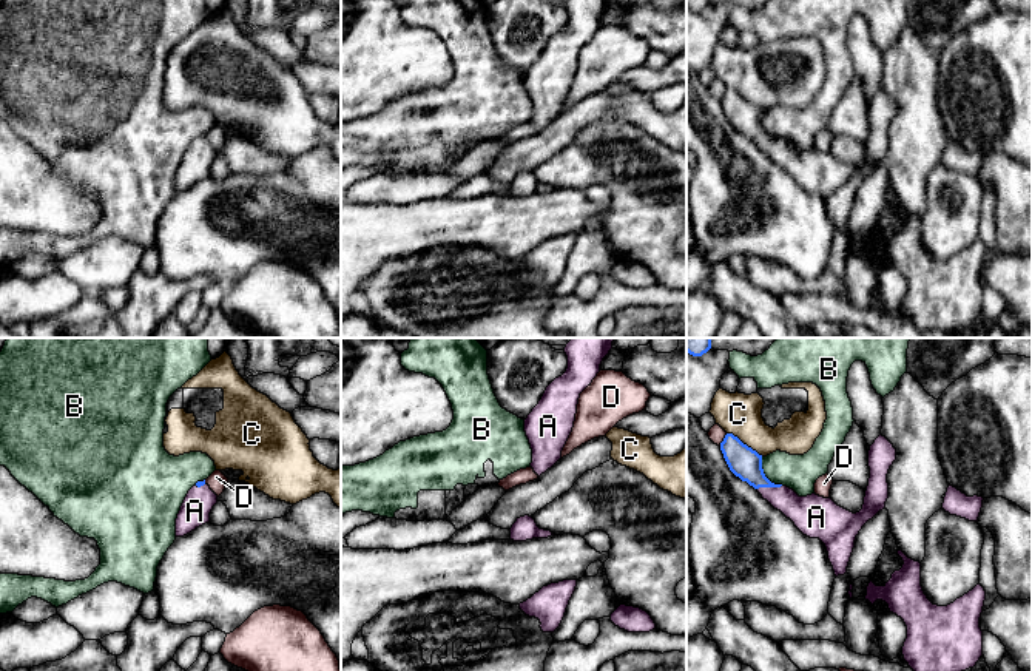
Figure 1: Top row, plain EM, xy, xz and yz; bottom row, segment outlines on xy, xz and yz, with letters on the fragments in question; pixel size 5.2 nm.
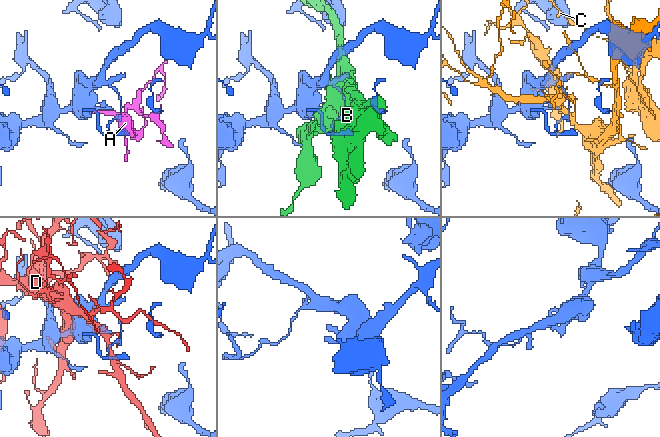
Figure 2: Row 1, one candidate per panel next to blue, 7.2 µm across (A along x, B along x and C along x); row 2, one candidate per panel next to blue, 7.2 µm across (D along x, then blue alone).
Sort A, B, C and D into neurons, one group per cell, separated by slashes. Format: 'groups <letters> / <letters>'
groups A / B / C / D

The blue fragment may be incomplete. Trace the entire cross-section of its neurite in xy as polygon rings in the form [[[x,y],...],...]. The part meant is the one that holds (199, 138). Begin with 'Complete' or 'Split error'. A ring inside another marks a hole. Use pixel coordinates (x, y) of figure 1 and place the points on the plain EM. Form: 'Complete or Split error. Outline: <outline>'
Split error. Outline: [[[197,136],[187,148],[176,173],[176,191],[184,191],[210,176],[218,150],[204,136]]]

